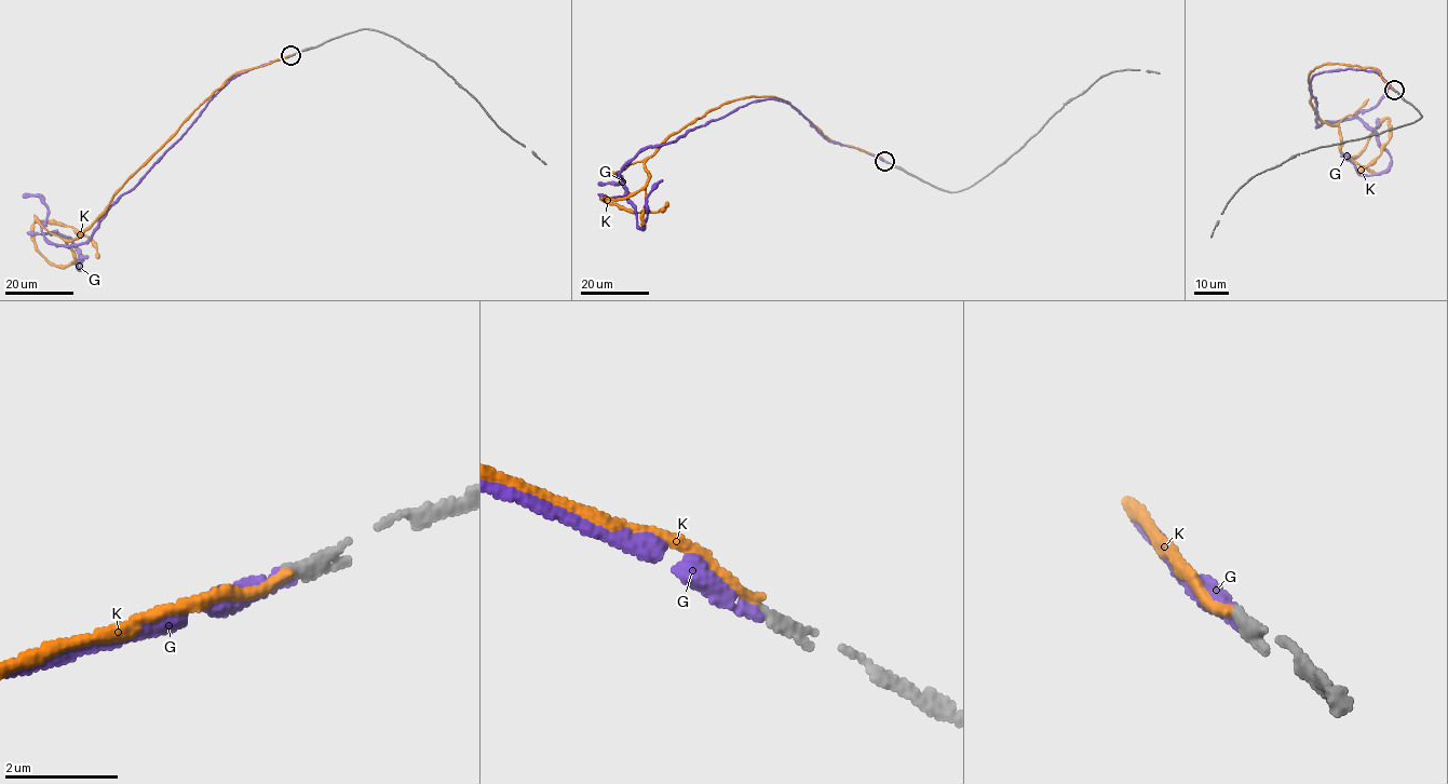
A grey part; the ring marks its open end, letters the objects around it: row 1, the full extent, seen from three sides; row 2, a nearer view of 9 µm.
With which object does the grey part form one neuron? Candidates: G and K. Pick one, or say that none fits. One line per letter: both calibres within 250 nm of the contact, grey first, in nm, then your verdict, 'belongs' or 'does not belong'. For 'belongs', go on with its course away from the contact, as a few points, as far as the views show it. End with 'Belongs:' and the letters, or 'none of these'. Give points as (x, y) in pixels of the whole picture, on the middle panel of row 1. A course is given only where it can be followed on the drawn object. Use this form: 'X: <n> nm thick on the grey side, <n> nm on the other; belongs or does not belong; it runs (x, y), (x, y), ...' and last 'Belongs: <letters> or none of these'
G: 220 nm thick on the grey side, 300 nm on the other; belongs; it runs (884, 161), (768, 99), (646, 146), (624, 166), (619, 178), (640, 228), (662, 179)
K: 220 nm thick on the grey side, 170 nm on the other; does not belong
Belongs: G

